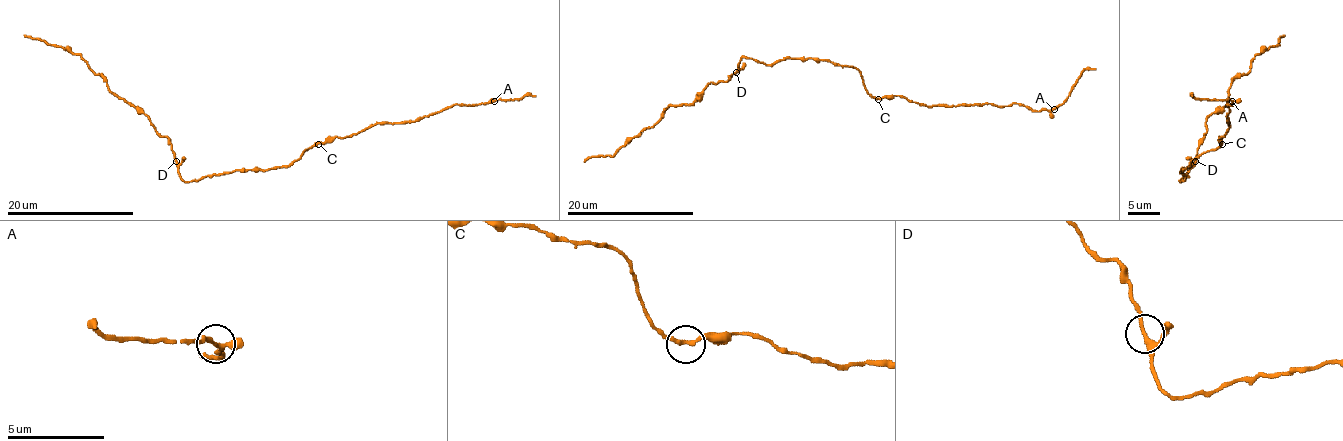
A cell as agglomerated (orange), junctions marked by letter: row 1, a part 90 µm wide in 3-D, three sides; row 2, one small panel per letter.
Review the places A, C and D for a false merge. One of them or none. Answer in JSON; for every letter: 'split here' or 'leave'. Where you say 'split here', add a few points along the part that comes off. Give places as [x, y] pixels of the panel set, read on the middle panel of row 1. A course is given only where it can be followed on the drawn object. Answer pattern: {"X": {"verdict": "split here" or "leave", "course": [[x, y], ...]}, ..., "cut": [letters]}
{"A": {"verdict": "leave"}, "C": {"verdict": "leave"}, "D": {"verdict": "leave"}, "cut": []}

